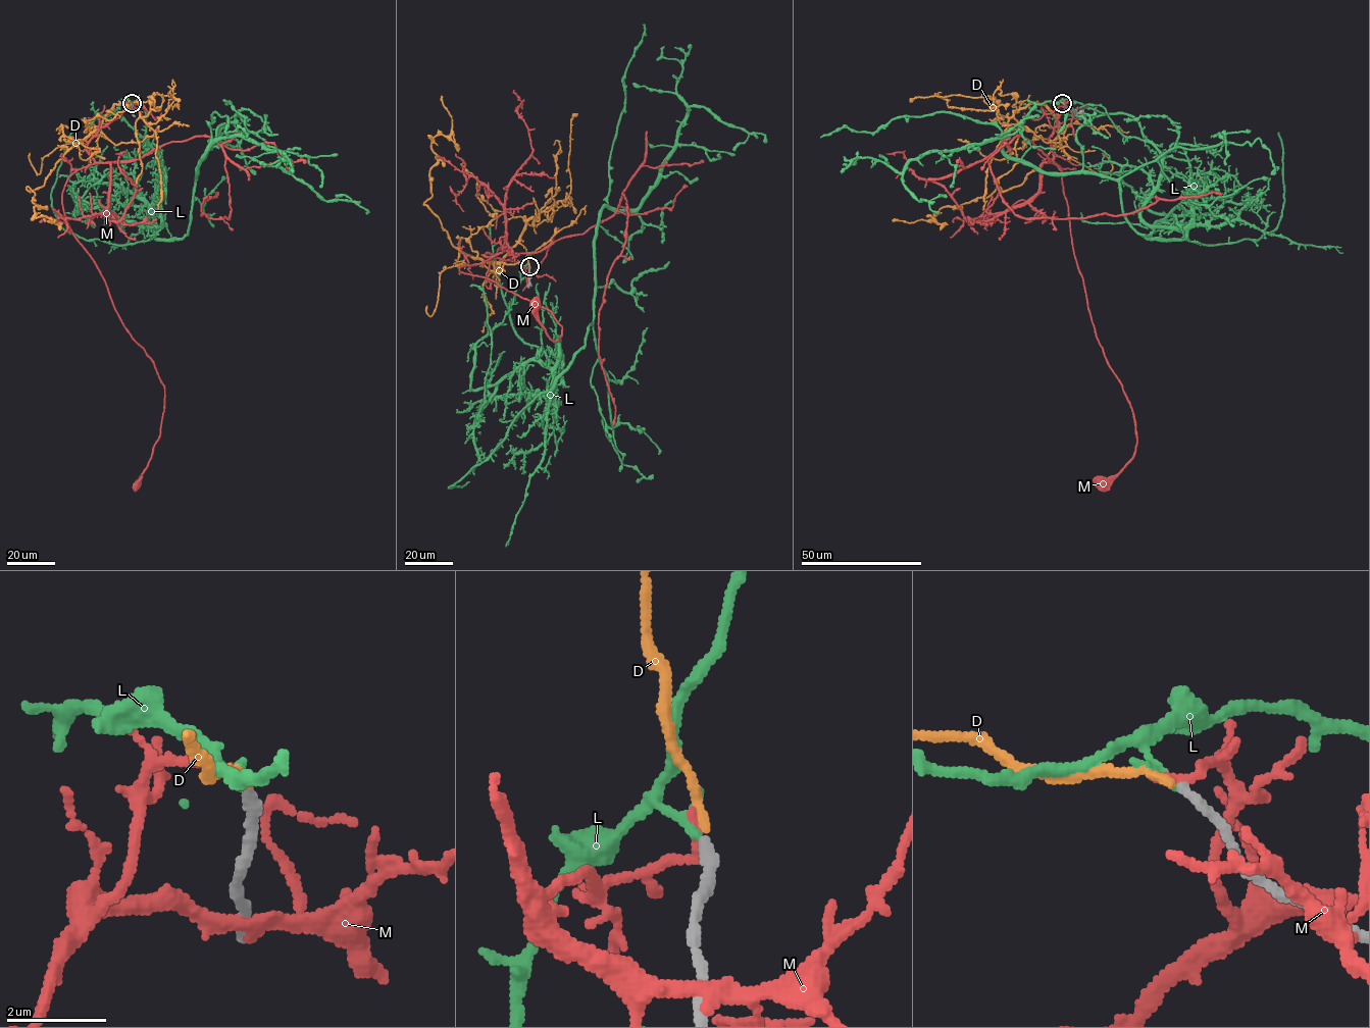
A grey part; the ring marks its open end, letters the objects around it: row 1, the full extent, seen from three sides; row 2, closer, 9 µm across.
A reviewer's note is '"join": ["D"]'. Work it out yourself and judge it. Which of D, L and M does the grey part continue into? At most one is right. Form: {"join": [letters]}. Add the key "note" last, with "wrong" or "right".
{"join": ["D"], "note": "right"}

